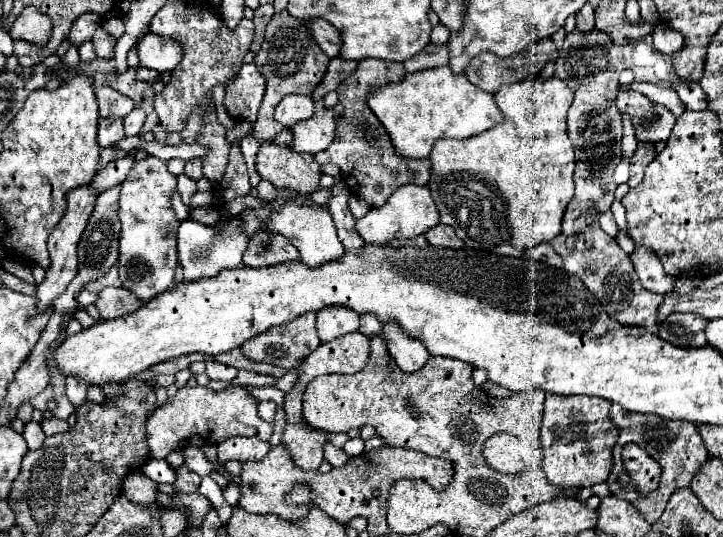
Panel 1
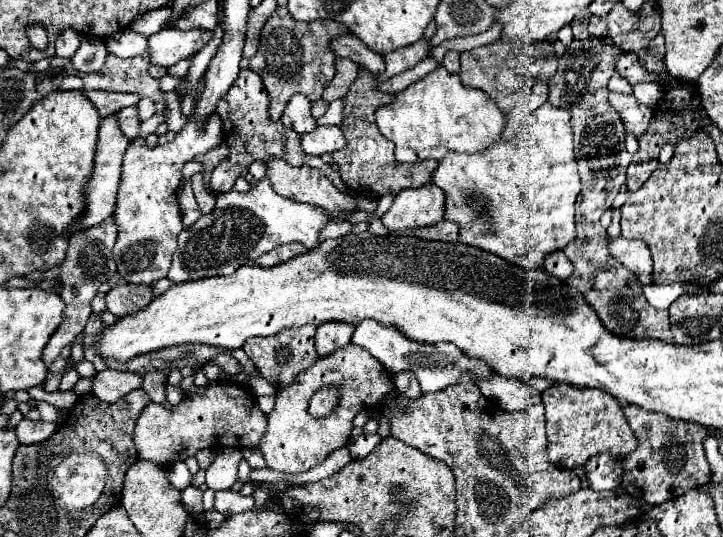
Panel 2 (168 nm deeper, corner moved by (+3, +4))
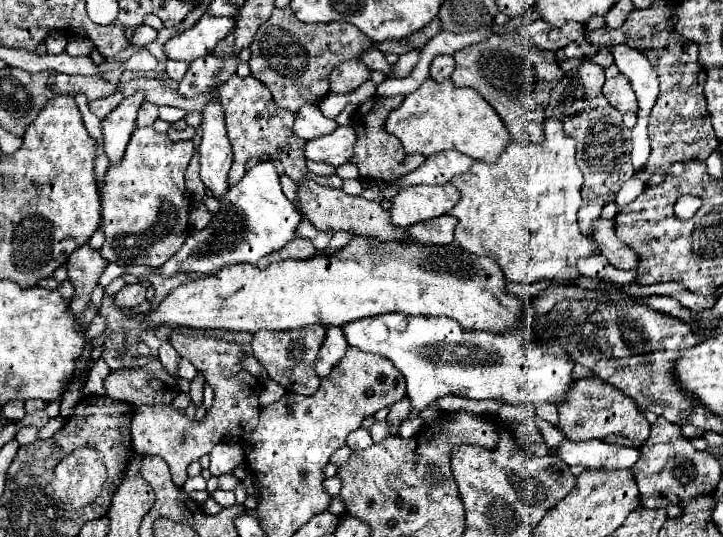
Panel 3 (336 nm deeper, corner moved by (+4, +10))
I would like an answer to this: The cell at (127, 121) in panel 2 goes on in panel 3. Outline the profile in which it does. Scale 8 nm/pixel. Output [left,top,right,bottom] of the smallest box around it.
[135,102,157,126]

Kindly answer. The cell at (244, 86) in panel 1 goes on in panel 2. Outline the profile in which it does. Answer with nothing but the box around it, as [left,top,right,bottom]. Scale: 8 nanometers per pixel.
[210,70,342,192]

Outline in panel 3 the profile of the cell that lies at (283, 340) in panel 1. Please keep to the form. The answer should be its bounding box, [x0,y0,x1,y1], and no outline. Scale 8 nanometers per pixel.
[251,324,325,396]

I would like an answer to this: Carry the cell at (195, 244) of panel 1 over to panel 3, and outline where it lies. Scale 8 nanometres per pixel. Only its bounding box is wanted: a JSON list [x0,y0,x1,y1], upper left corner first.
[99,162,303,288]

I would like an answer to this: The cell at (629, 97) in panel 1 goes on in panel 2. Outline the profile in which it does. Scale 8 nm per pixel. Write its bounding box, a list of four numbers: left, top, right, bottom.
[610,92,652,136]

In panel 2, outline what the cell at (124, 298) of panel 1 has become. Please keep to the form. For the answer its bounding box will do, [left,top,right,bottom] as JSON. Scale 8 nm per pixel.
[106,284,152,316]

